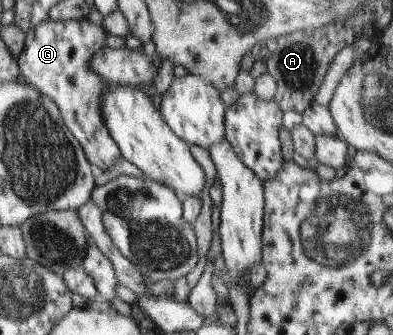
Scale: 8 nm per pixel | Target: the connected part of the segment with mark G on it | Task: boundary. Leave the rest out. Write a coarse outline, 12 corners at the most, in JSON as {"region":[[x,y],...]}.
{"region":[[88,19],[25,33],[21,78],[58,106],[90,164],[120,152],[90,65],[108,33]]}

